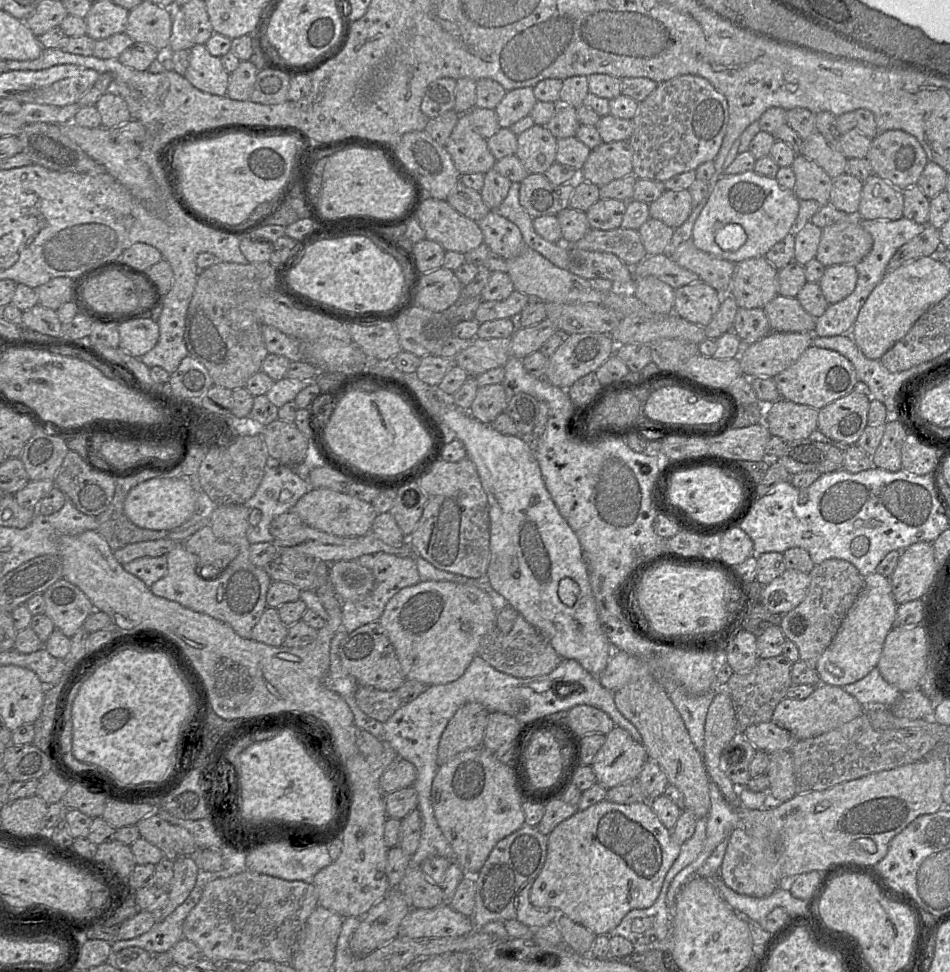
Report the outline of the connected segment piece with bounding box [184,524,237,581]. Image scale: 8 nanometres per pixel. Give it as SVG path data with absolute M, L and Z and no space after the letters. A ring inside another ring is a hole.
M209 524L191 535L184 547L199 556L199 576L206 581L219 579L237 557L237 546L216 538Z

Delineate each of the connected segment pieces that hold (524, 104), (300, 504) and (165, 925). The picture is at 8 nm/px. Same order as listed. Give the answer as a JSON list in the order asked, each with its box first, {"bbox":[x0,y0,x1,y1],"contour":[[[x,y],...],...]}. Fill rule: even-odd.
[{"bbox":[495,87,537,128],"contour":[[[521,87],[507,91],[495,108],[500,128],[509,128],[520,119],[528,116],[537,99],[533,87]]]},{"bbox":[289,488,377,537],"contour":[[[311,488],[289,511],[296,513],[306,525],[341,537],[358,537],[371,532],[377,515],[371,503],[327,488]]]},{"bbox":[111,880,203,954],"contour":[[[203,880],[196,882],[189,896],[162,922],[154,925],[144,934],[128,939],[115,940],[111,943],[112,954],[128,947],[140,947],[149,953],[169,952],[170,949],[183,939],[183,923],[196,906],[203,893]]]}]

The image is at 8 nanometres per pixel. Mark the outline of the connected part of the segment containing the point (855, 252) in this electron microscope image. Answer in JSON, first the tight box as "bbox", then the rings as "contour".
{"bbox":[816,218,873,267],"contour":[[[860,218],[839,221],[823,228],[816,259],[825,267],[850,264],[856,266],[871,251],[873,238],[860,224]]]}

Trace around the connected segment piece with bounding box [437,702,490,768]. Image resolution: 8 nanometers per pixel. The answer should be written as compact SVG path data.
M470 702L461 706L449 720L438 745L438 768L454 756L482 746L490 712Z

